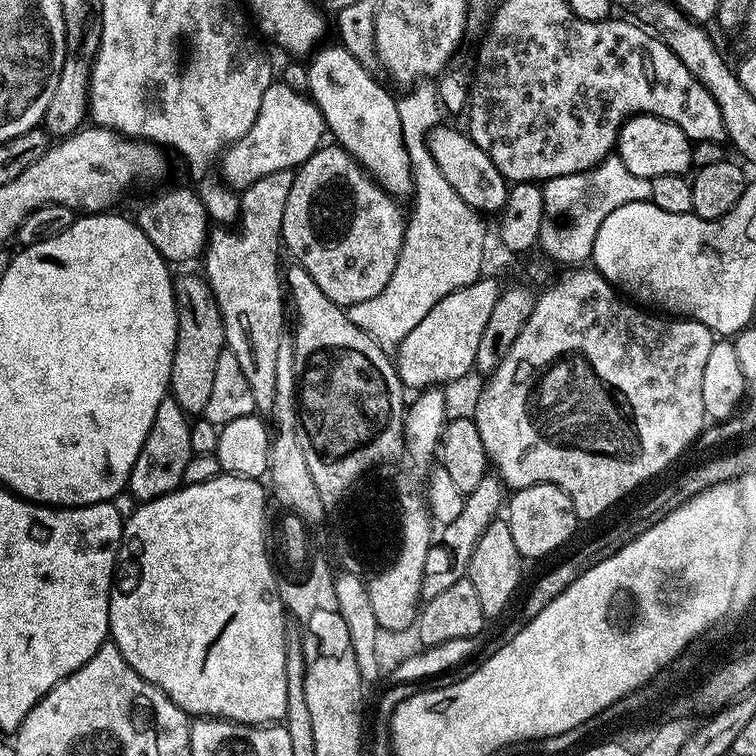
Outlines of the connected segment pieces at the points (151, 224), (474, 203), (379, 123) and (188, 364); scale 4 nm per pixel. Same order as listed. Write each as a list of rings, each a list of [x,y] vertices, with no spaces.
[[[168,188],[152,196],[134,213],[136,225],[144,231],[146,238],[154,242],[154,250],[162,254],[169,265],[184,264],[187,260],[199,261],[208,244],[210,217],[206,206],[200,201],[199,191],[188,188]]]
[[[437,126],[428,136],[428,148],[435,156],[438,168],[442,170],[455,193],[467,205],[484,214],[500,211],[507,205],[509,183],[490,157],[479,148],[467,131]]]
[[[334,42],[329,48],[320,46],[307,61],[307,95],[318,106],[327,131],[339,147],[349,152],[361,168],[380,185],[397,197],[411,197],[412,167],[402,136],[402,122],[398,122],[397,97],[391,96],[364,69],[364,60]]]
[[[203,275],[180,276],[174,280],[176,286],[176,313],[178,314],[178,338],[174,346],[174,358],[170,370],[170,398],[182,406],[189,418],[199,417],[206,410],[214,383],[214,365],[218,354],[226,351],[222,314],[218,302]]]

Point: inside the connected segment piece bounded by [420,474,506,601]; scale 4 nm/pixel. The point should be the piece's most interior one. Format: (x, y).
(447, 560)

